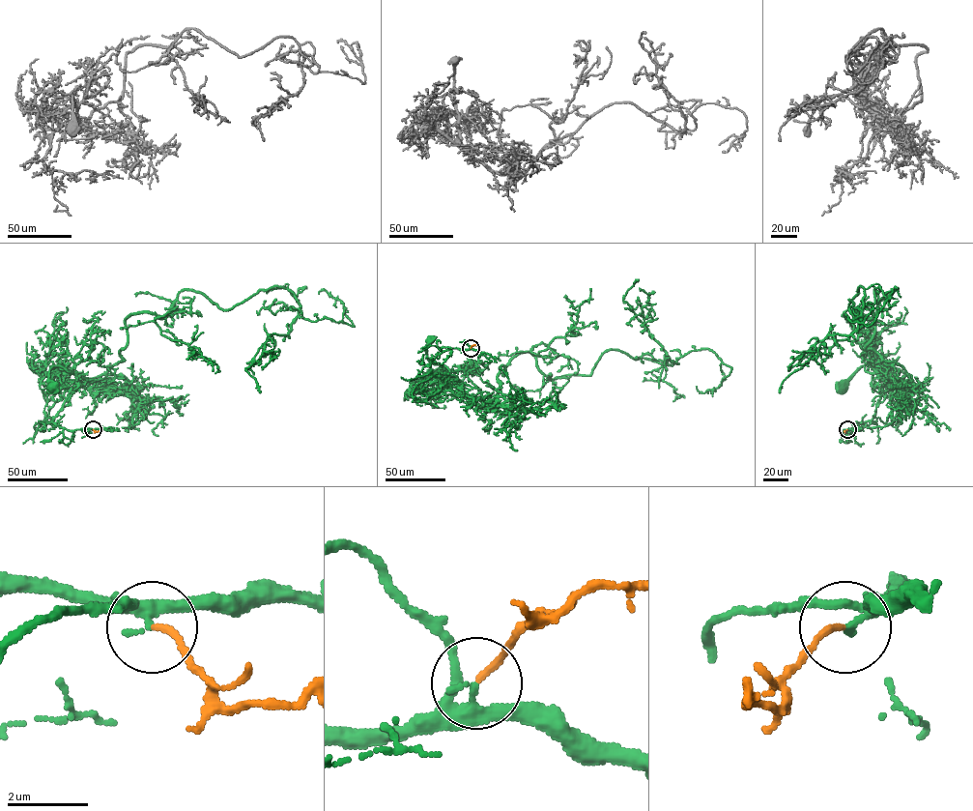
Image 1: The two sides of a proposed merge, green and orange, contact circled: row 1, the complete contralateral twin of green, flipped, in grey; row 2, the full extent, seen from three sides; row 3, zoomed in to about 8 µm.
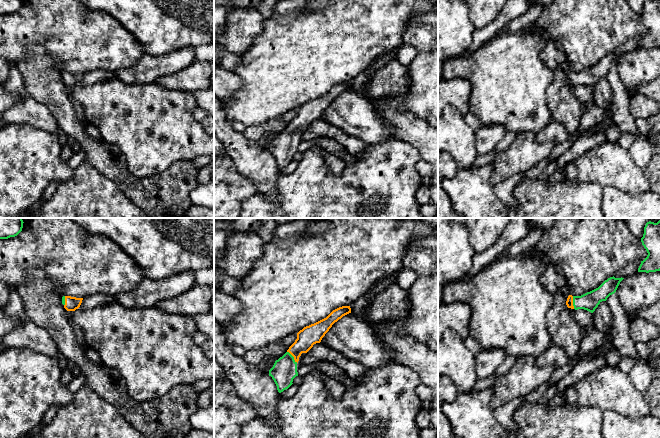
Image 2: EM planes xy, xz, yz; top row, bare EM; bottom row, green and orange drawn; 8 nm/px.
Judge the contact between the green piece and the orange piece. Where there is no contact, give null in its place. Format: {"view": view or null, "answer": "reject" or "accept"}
{"view": "xz", "answer": "accept"}

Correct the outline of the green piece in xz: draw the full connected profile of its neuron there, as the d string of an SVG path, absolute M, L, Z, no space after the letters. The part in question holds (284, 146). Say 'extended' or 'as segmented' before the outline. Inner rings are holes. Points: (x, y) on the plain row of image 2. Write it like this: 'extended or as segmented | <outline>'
extended | M350 82L339 83L326 94L304 103L297 109L295 118L269 146L269 152L274 156L279 169L288 165L293 160L293 155L298 152L297 139L301 130L307 129L314 120L320 119L332 101L349 89L351 89Z

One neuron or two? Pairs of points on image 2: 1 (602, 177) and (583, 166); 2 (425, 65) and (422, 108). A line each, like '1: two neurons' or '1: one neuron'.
1: one neuron
2: one neuron

